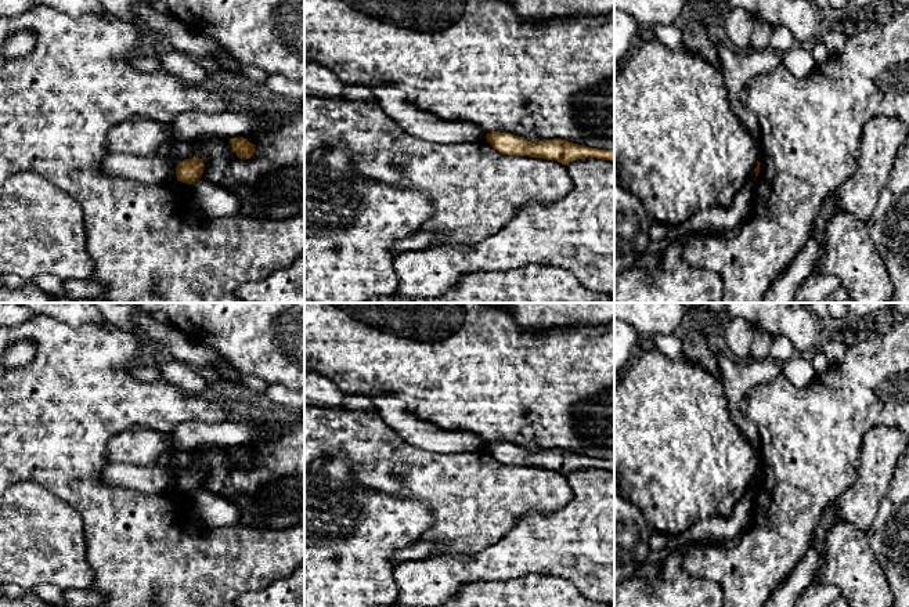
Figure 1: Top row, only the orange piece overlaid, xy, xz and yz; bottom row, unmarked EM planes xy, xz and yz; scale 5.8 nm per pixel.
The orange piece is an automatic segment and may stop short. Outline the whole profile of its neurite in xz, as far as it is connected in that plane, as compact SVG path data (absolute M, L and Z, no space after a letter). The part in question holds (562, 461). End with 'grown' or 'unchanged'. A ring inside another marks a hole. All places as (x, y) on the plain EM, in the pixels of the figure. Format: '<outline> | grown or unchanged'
M499 441L488 442L486 448L494 459L504 465L542 467L556 470L562 474L585 467L596 467L614 473L614 460L591 458L558 448L531 452L519 445Z | unchanged

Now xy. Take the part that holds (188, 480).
M196 466L185 469L177 474L176 487L181 492L191 494L192 491L201 488L203 477L203 470Z | unchanged

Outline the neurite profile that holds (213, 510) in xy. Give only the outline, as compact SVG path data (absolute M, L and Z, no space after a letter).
M198 488L190 495L194 514L206 528L238 524L239 509L230 499L203 488Z

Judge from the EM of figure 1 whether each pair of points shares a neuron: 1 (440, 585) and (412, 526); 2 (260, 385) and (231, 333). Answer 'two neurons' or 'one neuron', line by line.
1: two neurons
2: two neurons

